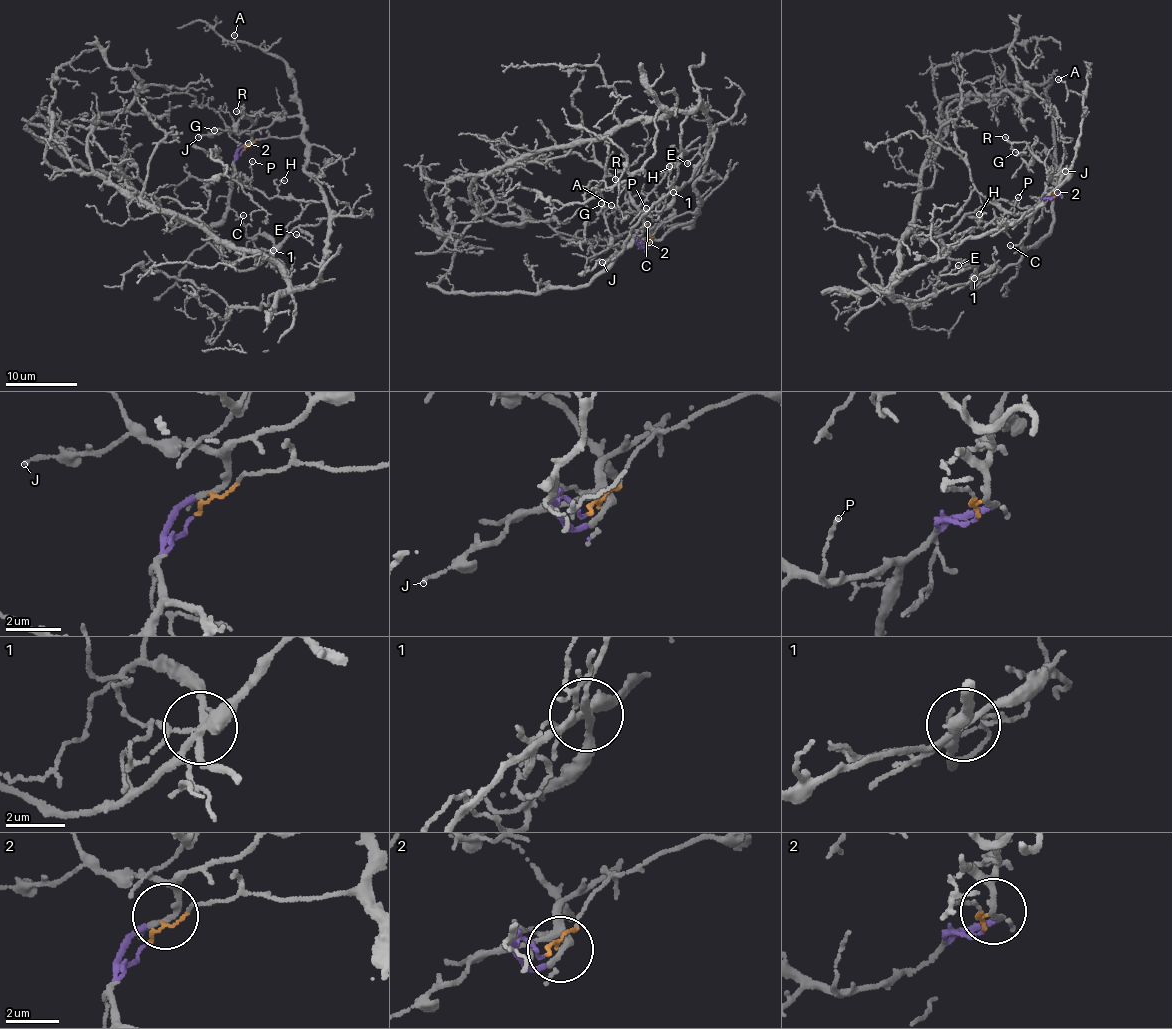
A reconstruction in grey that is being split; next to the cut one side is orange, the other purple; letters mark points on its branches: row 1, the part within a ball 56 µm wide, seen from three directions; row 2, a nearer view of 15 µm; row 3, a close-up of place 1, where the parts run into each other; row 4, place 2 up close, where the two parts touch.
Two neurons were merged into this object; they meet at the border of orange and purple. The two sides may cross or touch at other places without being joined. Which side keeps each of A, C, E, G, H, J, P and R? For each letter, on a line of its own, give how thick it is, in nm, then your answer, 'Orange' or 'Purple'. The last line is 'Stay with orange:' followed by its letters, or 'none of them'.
A: Thickness 120 nm. Orange
C: Thickness 90 nm. Purple
E: Thickness 130 nm. Purple
G: Thickness 70 nm. Orange
H: Thickness 110 nm. Purple
J: Thickness 130 nm. Purple
P: Thickness 110 nm. Purple
R: Thickness 140 nm. Orange
Stay with orange: A, G, R

